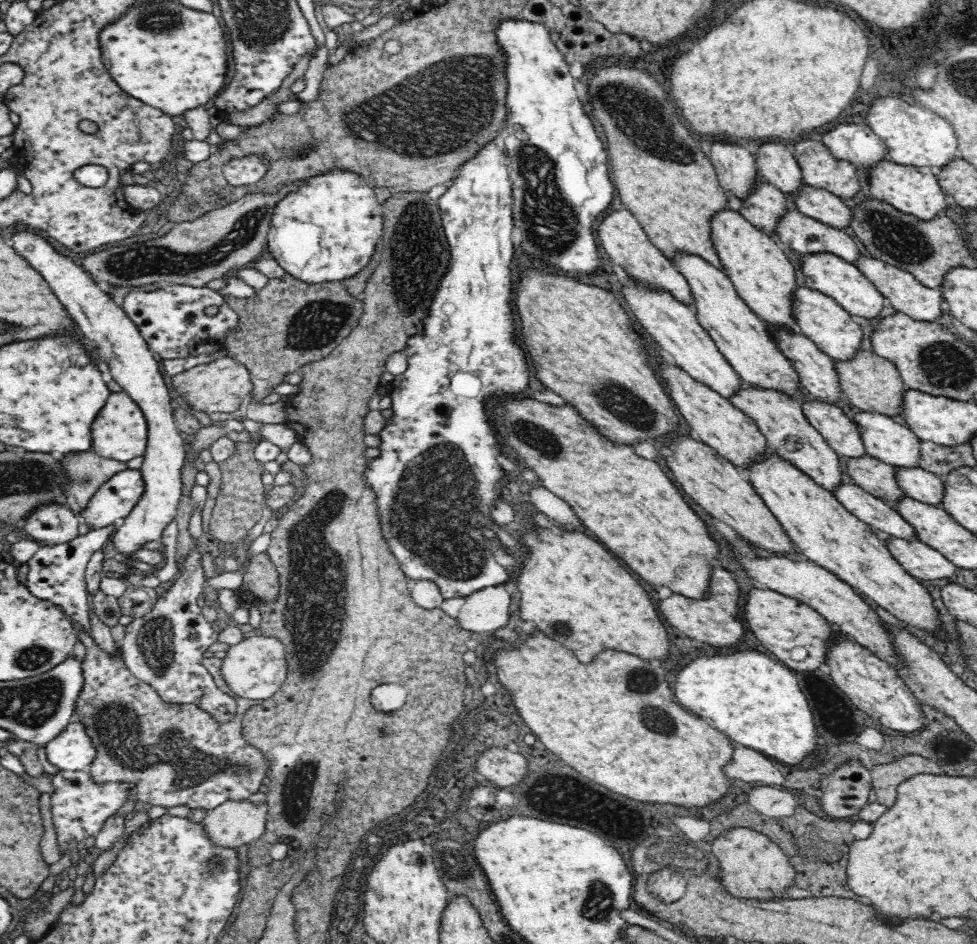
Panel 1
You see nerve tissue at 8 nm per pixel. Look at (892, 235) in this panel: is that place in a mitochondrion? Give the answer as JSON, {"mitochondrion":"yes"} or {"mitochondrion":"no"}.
{"mitochondrion":"yes"}

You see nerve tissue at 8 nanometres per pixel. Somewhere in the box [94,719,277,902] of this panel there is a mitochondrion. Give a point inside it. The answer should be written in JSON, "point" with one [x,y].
{"point":[216,862]}

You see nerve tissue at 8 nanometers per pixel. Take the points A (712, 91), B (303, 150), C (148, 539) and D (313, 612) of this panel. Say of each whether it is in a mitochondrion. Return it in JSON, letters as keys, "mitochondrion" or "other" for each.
{"A":"other","B":"mitochondrion","C":"other","D":"mitochondrion"}

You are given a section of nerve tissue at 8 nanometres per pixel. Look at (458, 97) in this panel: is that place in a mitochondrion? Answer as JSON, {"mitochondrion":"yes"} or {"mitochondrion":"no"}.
{"mitochondrion":"yes"}

